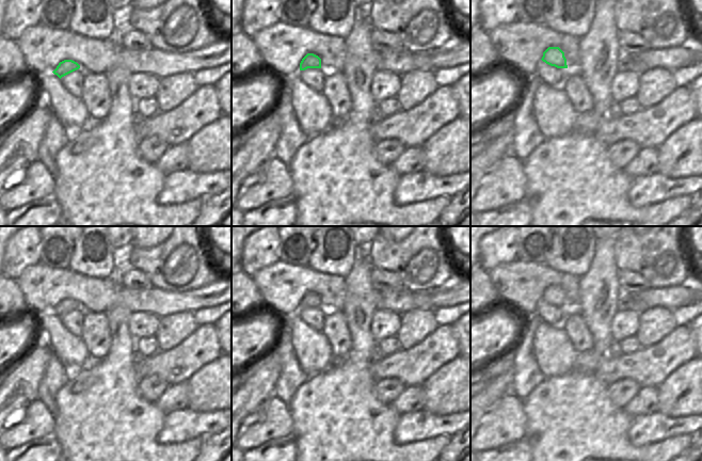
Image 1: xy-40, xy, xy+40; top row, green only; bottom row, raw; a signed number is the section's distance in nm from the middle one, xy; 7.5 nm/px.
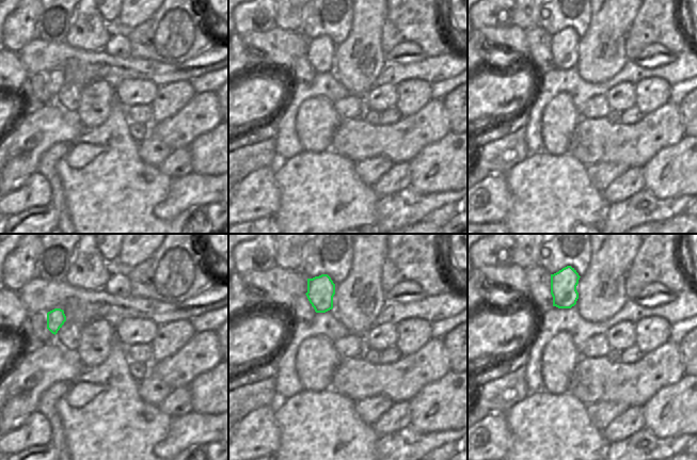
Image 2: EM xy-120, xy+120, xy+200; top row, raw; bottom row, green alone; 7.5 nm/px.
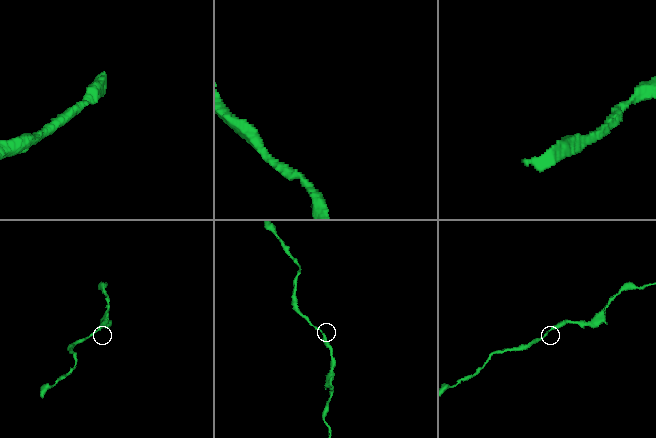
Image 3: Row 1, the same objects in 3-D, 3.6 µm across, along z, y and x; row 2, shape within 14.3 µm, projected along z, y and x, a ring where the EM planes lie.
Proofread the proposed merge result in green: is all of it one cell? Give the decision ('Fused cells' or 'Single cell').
Single cell

